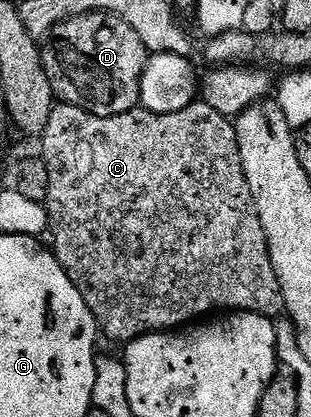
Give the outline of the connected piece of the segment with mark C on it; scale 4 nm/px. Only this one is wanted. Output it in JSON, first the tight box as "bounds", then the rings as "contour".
{"bounds":[40,100,283,344],"contour":[[[195,100],[188,108],[171,114],[157,114],[135,108],[115,118],[105,118],[92,112],[84,112],[84,108],[58,104],[55,105],[52,116],[48,116],[48,128],[44,128],[40,142],[40,156],[46,161],[50,181],[44,205],[50,215],[48,234],[49,237],[54,237],[52,253],[58,257],[58,263],[64,267],[72,284],[76,284],[80,296],[84,296],[84,304],[88,304],[99,331],[105,337],[107,334],[114,342],[129,344],[136,338],[143,338],[145,334],[170,332],[195,320],[205,319],[215,312],[247,310],[253,314],[267,316],[283,313],[280,280],[276,280],[276,268],[272,268],[272,256],[268,252],[264,228],[260,224],[258,209],[248,188],[248,180],[244,176],[238,132],[235,123],[216,112],[216,108],[204,101]]]}

